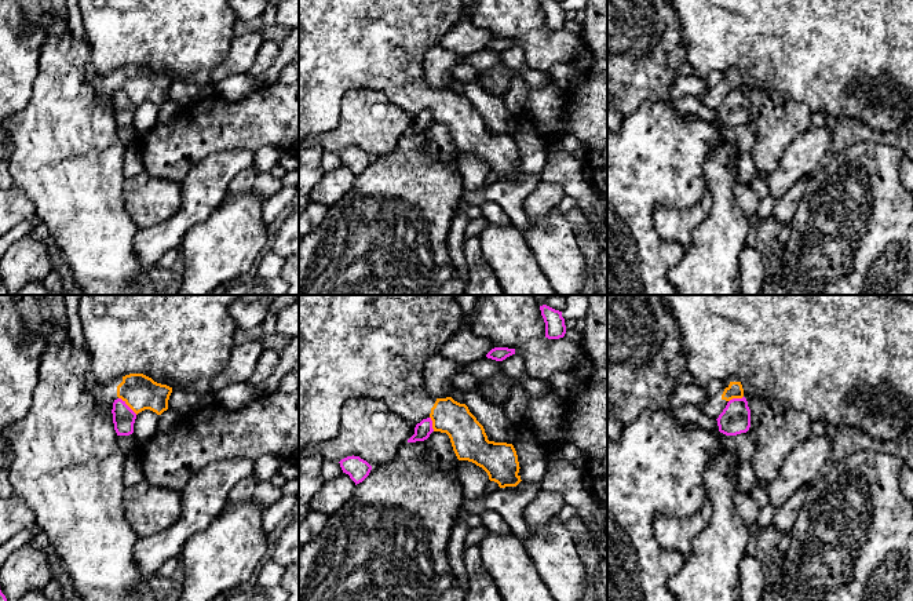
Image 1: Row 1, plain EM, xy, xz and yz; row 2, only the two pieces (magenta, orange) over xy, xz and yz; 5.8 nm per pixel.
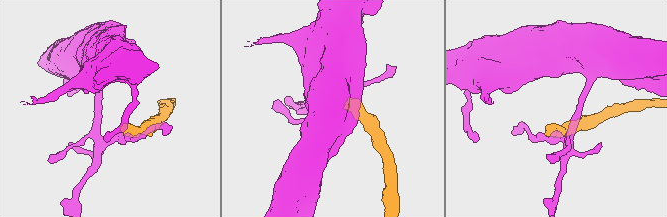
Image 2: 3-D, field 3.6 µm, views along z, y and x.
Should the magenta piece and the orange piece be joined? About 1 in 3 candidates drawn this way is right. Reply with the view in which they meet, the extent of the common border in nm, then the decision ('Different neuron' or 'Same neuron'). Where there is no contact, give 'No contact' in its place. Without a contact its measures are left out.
Touches magenta in xy. Shared border 150 nm. Different neuron

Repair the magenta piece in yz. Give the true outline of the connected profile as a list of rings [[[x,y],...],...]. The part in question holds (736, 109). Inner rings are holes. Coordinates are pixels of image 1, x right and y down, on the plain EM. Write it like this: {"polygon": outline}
{"polygon": [[[746,90],[730,91],[716,112],[719,123],[726,127],[746,124],[751,119],[751,101]]]}

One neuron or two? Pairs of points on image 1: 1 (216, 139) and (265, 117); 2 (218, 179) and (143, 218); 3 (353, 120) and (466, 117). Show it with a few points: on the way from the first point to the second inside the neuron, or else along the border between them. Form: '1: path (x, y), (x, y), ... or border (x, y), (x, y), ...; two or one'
1: path (229, 127), (252, 121); one
2: border (182, 184), (182, 203), (179, 208), (160, 223); two
3: border (387, 99), (415, 117); two

